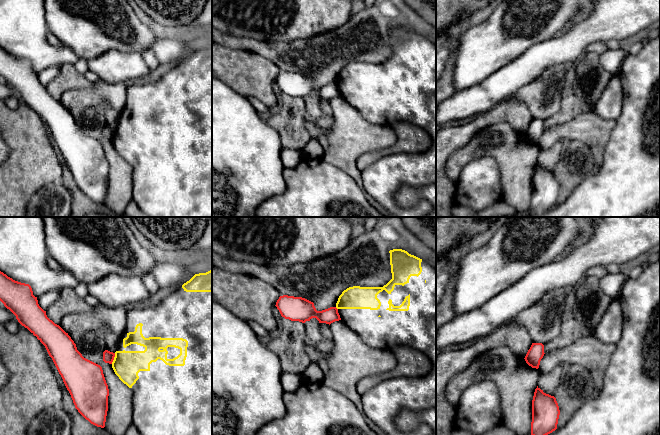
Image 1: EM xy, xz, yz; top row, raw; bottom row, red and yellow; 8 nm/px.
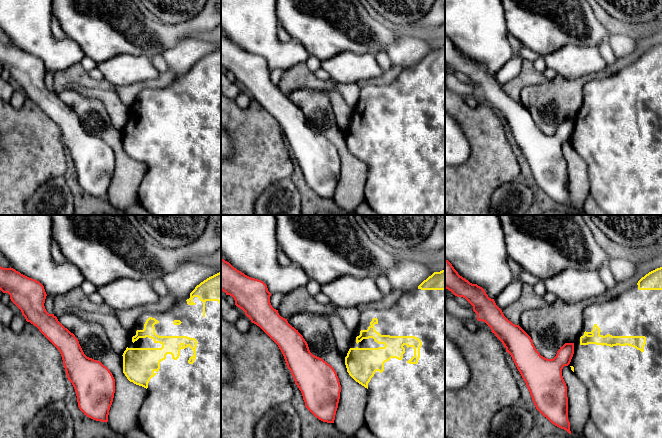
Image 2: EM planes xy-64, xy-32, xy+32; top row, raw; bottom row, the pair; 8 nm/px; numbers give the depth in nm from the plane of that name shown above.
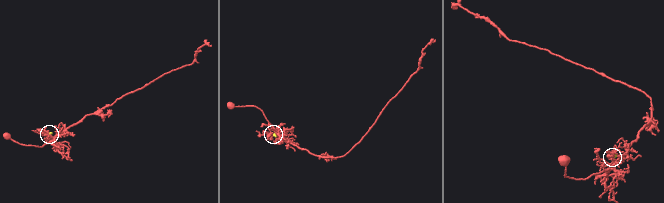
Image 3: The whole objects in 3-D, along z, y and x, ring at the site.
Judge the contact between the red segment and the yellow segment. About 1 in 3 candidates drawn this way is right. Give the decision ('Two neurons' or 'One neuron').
Two neurons

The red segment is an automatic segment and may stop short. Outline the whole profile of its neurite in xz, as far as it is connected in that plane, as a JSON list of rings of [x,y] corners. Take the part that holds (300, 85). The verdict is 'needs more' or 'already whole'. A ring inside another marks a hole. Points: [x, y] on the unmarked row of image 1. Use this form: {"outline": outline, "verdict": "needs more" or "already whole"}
{"outline": [[[283,71],[279,73],[275,82],[282,93],[291,97],[305,99],[312,94],[316,94],[319,99],[330,101],[335,97],[341,96],[336,83],[317,87],[313,78],[302,73]]], "verdict": "already whole"}

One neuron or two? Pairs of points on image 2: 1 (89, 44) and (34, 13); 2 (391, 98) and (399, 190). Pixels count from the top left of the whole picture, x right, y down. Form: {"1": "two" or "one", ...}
{"1": "two", "2": "one"}

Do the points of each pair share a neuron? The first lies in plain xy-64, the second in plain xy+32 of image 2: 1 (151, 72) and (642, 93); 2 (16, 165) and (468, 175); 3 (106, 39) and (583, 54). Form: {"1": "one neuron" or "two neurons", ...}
{"1": "two neurons", "2": "one neuron", "3": "two neurons"}

